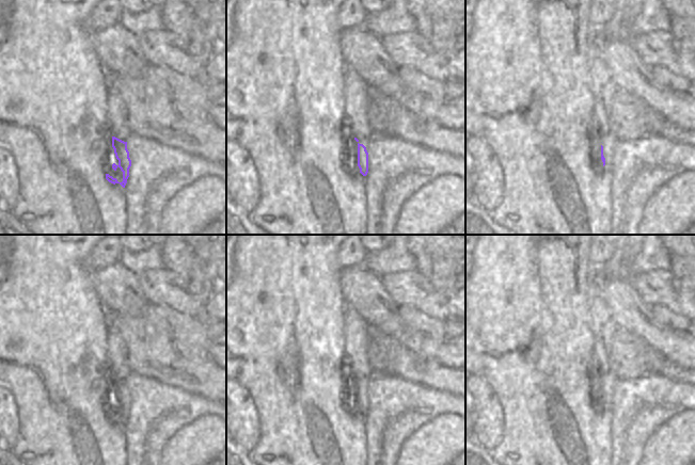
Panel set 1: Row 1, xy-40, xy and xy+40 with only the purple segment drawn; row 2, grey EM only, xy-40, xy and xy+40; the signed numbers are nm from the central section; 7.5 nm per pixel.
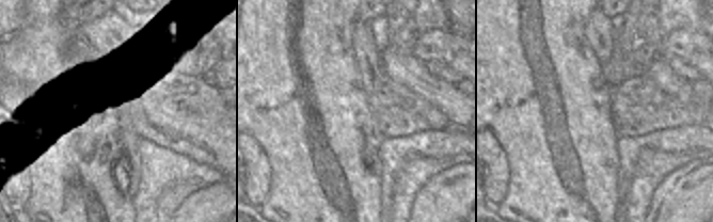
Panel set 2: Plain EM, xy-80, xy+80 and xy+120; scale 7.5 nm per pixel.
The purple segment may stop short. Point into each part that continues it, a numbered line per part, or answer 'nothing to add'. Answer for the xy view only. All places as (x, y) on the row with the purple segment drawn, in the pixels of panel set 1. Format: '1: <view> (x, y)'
1: xy (356, 119)

